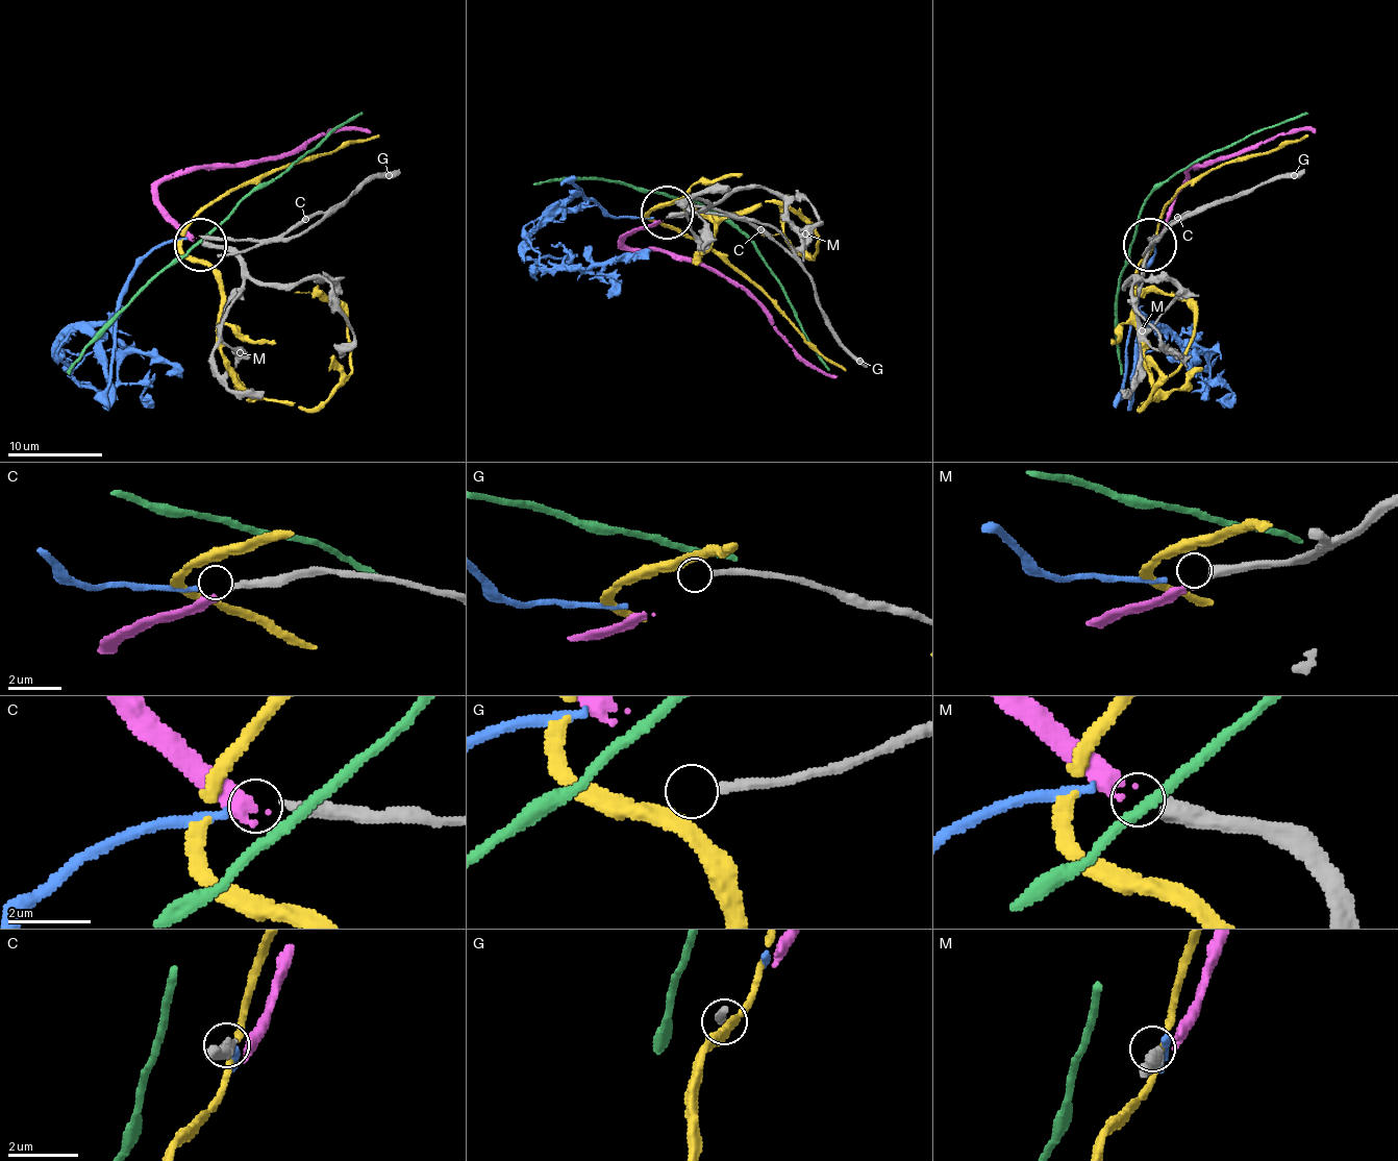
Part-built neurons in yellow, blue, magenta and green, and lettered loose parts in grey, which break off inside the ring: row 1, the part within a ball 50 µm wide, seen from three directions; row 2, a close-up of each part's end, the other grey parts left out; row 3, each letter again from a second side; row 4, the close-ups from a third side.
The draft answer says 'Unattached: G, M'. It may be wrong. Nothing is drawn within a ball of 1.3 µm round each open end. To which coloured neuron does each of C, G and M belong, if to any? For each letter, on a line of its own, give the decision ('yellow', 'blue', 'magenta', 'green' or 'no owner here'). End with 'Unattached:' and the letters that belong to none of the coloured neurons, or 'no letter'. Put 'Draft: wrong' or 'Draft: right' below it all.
C: blue
G: no owner here
M: magenta
Unattached: G
Draft: wrong

